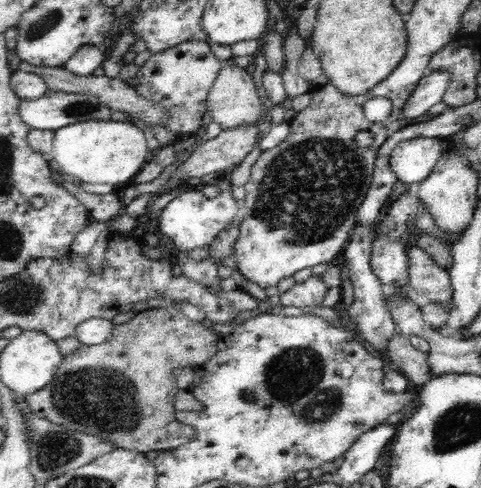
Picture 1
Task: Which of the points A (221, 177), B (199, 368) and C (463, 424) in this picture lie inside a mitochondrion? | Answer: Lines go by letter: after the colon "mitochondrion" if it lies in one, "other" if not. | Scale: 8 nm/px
A: other
B: other
C: mitochondrion

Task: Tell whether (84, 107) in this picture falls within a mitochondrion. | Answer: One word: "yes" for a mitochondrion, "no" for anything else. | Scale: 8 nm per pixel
yes

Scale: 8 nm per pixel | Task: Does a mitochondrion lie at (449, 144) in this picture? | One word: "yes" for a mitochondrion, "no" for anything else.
no

